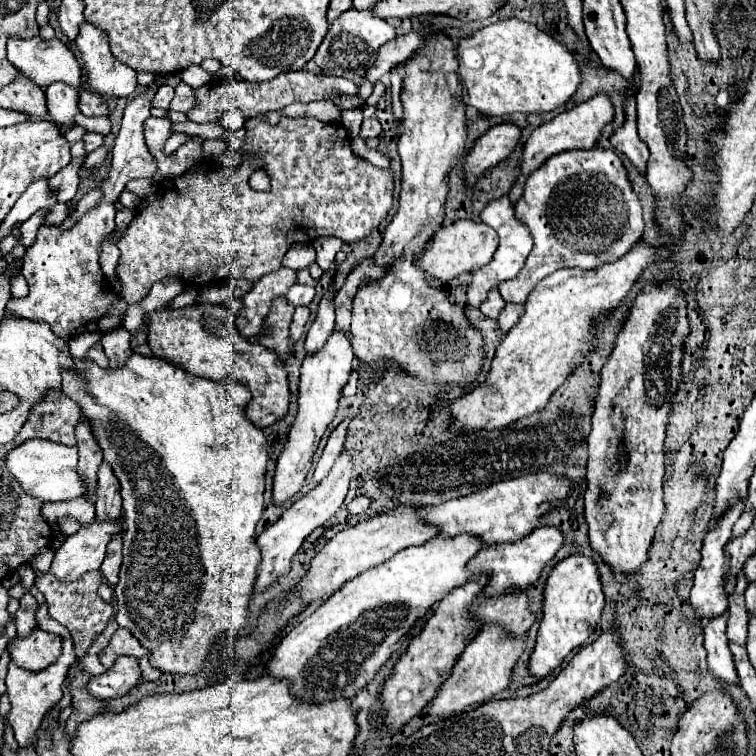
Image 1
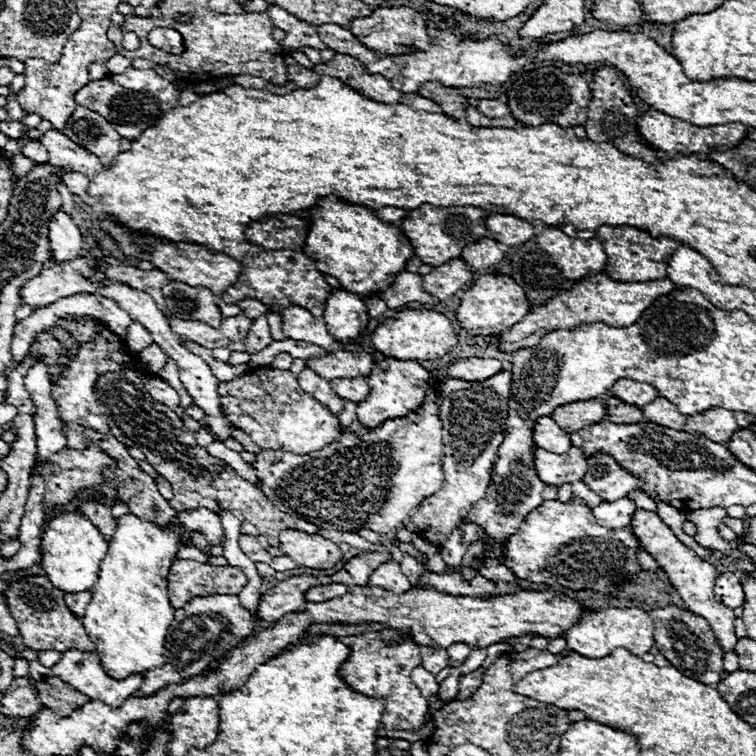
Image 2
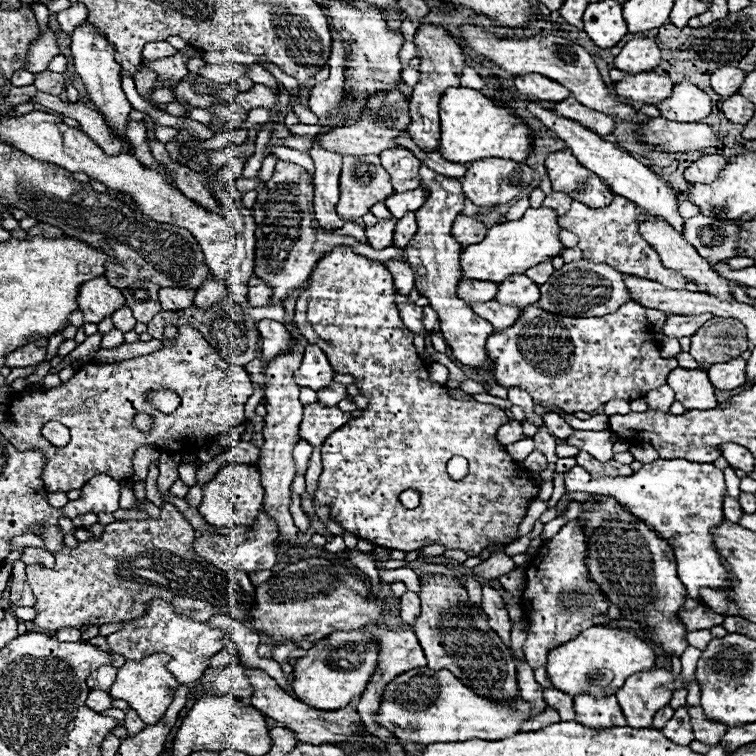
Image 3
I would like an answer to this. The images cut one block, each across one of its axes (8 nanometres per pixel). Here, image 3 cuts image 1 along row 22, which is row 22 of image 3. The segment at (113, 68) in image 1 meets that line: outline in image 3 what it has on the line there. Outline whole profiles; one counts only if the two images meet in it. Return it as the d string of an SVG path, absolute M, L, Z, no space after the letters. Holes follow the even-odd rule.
M88 20L82 22L74 32L72 32L72 56L74 56L74 68L80 74L80 78L86 84L86 90L92 98L92 102L100 108L100 112L104 114L104 118L108 120L108 124L112 126L112 130L118 136L124 136L126 132L126 122L128 122L128 114L132 110L130 102L126 100L124 92L122 92L122 84L120 84L120 72L122 66L116 62L114 58L114 46L100 34L100 30L90 24Z

